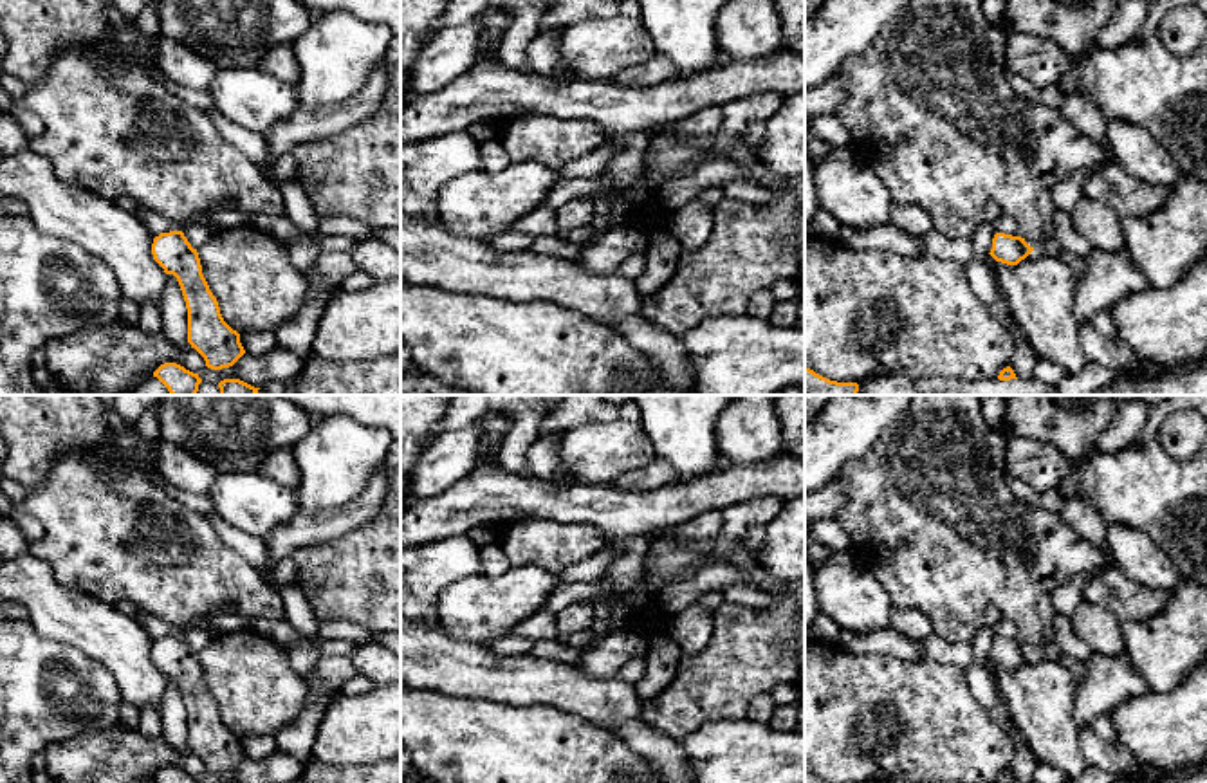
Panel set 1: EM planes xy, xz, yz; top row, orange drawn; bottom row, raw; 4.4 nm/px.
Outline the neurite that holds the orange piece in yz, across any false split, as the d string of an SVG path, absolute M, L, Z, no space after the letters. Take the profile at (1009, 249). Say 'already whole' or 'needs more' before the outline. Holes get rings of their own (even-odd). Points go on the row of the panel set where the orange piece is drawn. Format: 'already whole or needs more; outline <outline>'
needs more; outline M909 0L864 52L848 56L834 74L844 88L835 115L850 130L852 148L882 180L893 202L924 207L933 229L944 236L971 240L985 222L983 207L996 202L1018 222L1019 235L996 233L989 254L1018 265L1046 236L1037 193L1079 170L1097 170L1113 155L1084 137L1059 110L1023 99L1010 88L1003 67L1005 45L1007 32L985 18L981 0Z

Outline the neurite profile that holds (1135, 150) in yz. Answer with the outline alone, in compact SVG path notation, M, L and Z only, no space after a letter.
M1111 121L1106 137L1113 161L1131 177L1158 186L1175 186L1184 175L1171 153L1144 128Z

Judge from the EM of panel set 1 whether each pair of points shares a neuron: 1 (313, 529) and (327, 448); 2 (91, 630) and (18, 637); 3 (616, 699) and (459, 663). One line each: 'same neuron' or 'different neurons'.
1: different neurons
2: different neurons
3: same neuron

